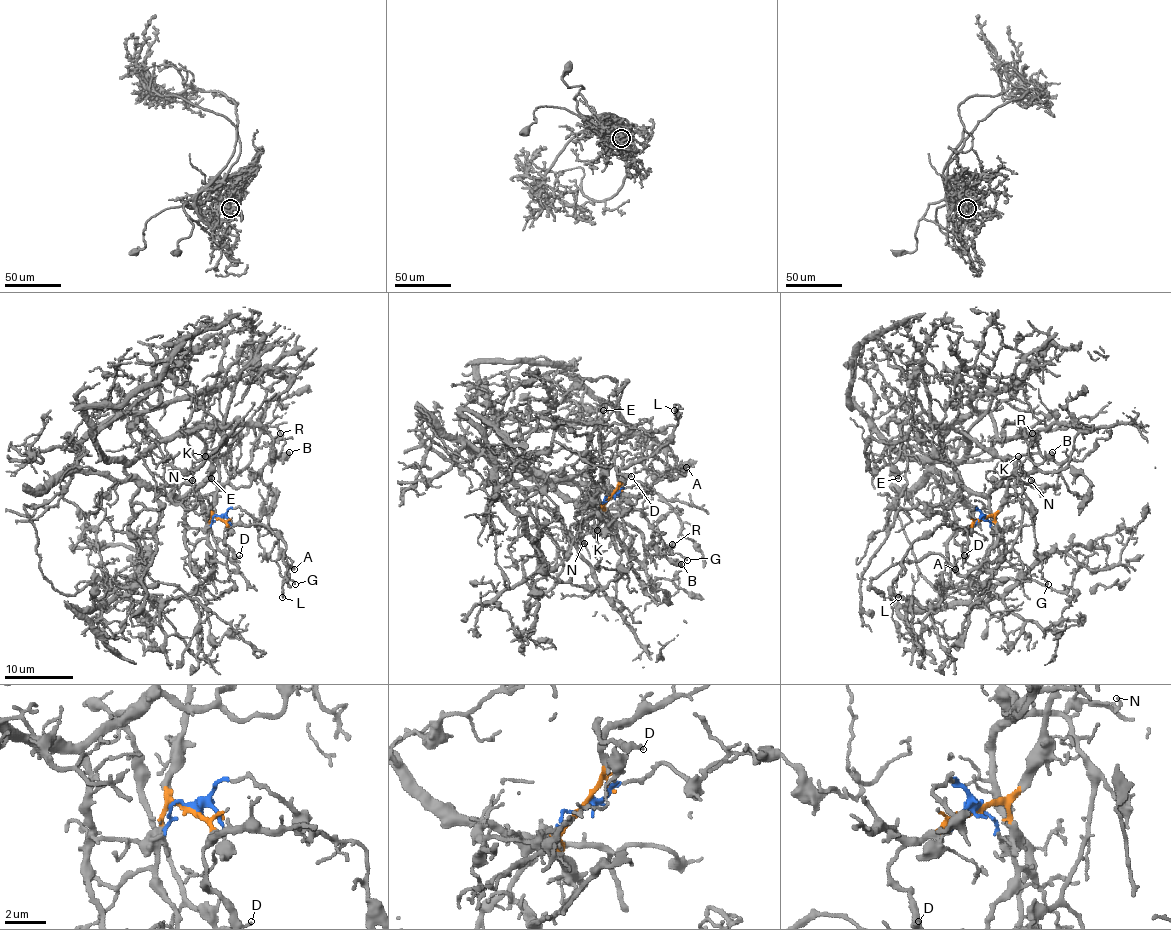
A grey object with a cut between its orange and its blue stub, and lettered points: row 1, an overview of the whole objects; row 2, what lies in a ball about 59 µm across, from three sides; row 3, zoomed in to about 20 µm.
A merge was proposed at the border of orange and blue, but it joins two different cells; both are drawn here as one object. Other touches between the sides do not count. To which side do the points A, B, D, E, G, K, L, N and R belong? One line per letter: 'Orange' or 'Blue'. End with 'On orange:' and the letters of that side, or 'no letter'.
A: Blue
B: Blue
D: Orange
E: Orange
G: Blue
K: Orange
L: Orange
N: Blue
R: Blue
On orange: D, E, K, L

